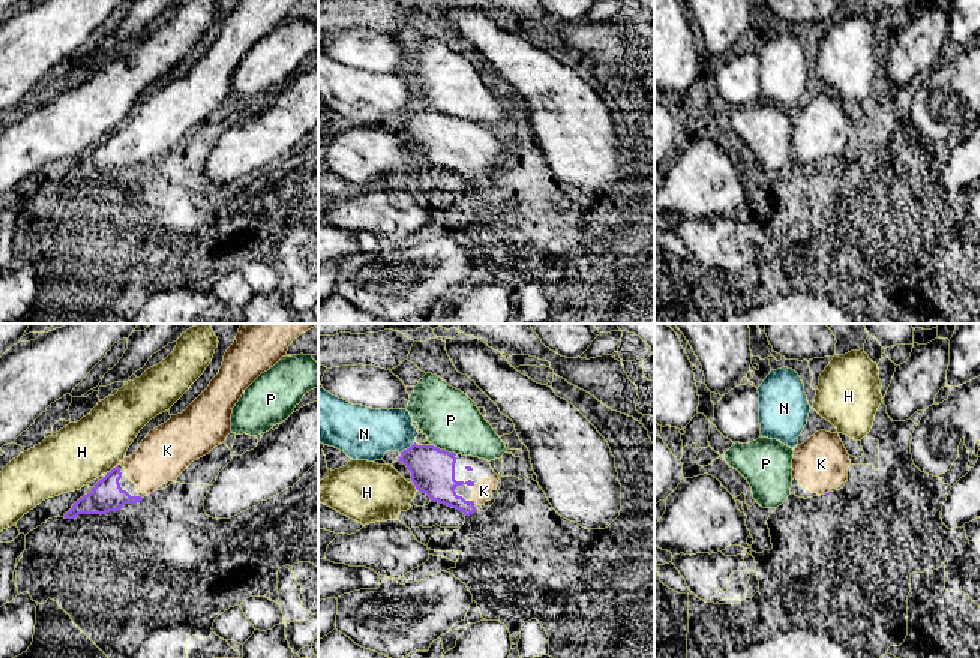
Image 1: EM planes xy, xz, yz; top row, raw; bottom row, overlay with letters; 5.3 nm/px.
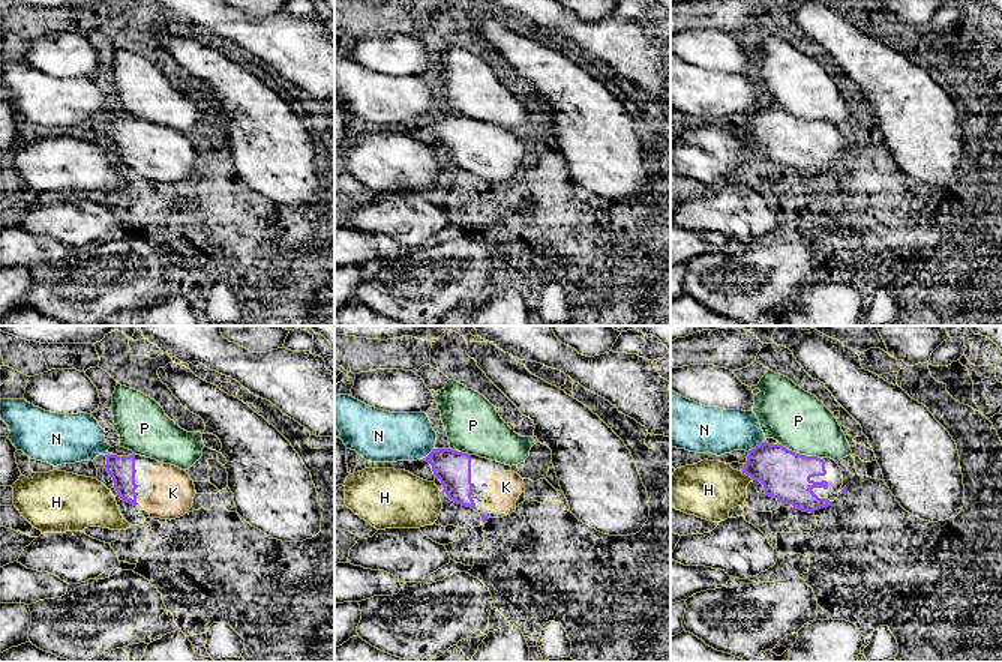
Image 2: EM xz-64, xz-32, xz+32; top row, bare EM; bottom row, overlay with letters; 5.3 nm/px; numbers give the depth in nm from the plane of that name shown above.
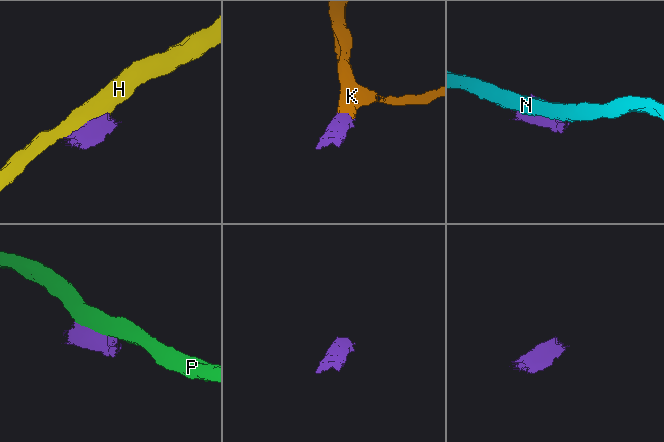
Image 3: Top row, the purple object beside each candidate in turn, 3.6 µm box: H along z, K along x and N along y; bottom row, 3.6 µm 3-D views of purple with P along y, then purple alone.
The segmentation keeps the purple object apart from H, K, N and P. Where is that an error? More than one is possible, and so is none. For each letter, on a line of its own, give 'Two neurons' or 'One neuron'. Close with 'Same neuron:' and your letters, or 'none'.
H: Two neurons
K: One neuron
N: Two neurons
P: Two neurons
Same neuron: K

